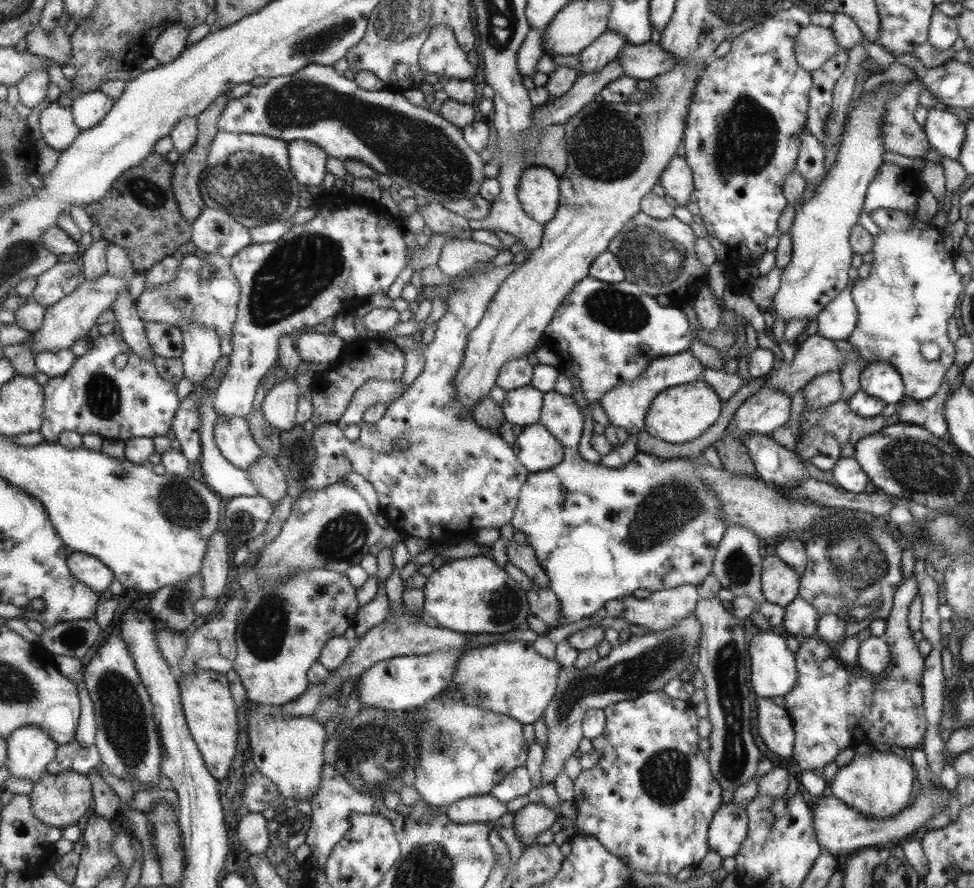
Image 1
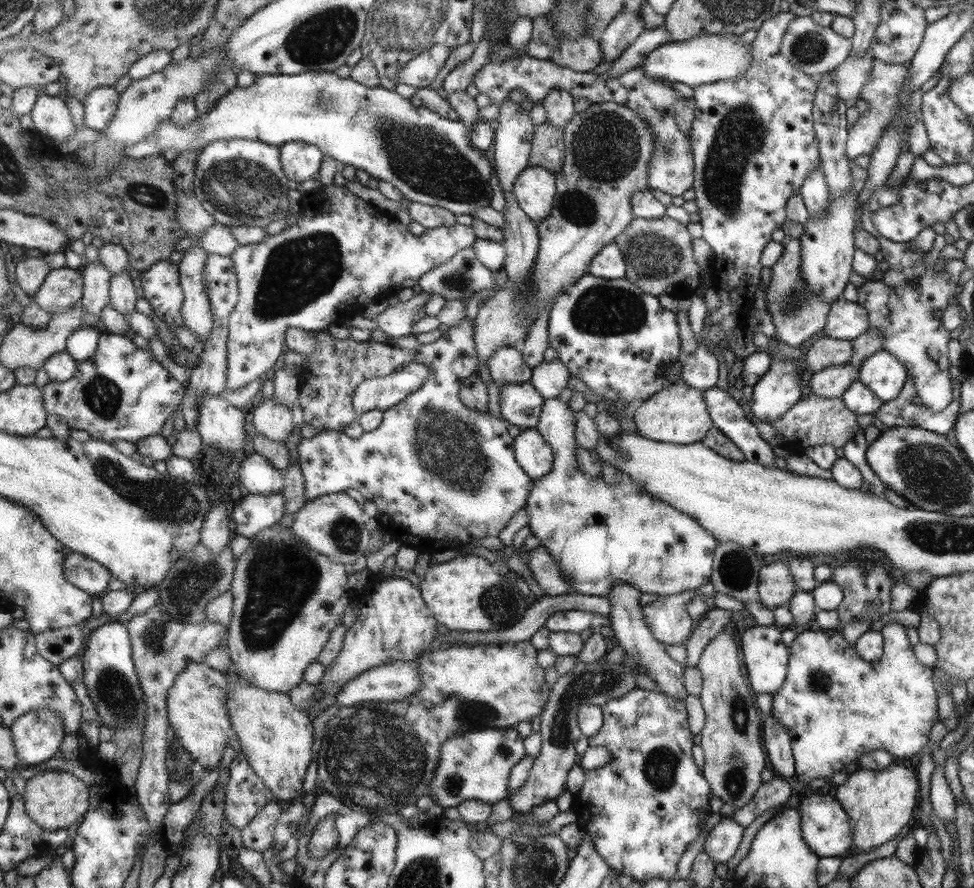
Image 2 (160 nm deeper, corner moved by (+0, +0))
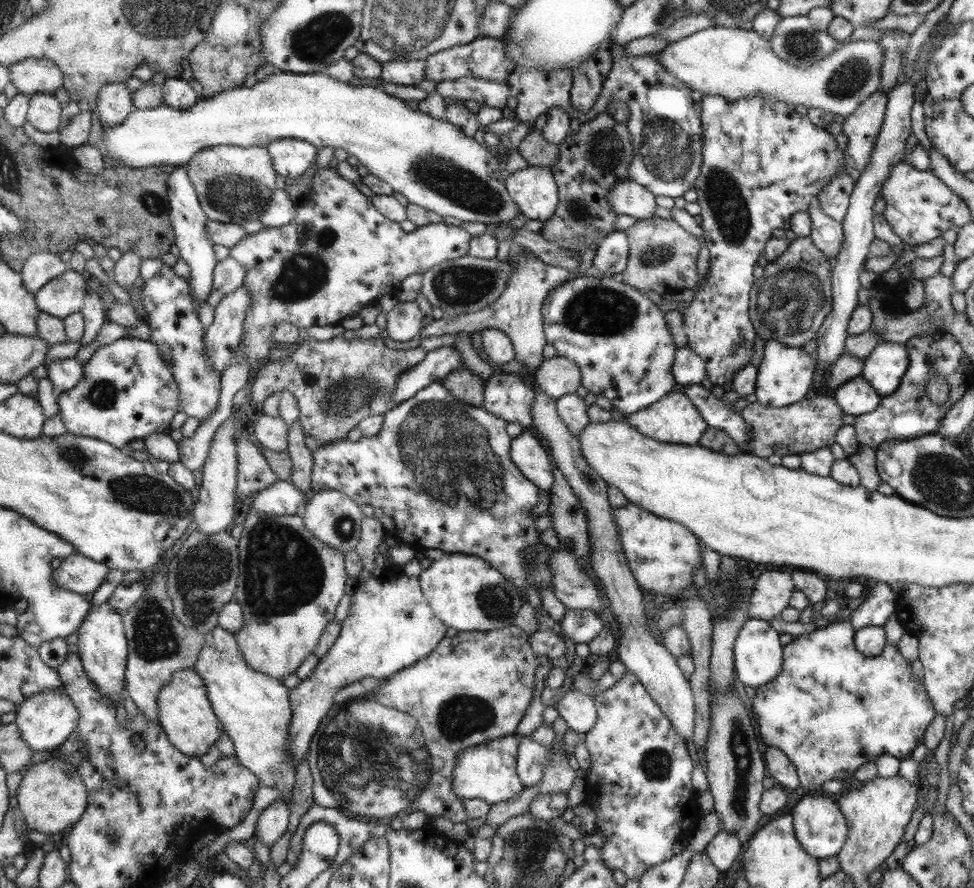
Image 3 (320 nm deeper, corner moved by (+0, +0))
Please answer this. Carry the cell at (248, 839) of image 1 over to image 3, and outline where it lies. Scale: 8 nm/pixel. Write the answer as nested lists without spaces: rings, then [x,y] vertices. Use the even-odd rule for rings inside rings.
[[[277,799],[261,813],[255,840],[263,841],[267,846],[275,844],[289,828],[289,803]]]

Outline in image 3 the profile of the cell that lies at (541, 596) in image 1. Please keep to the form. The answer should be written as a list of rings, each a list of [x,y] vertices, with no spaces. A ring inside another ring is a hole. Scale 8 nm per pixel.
[[[566,610],[558,622],[560,633],[578,645],[591,642],[607,624],[590,610]]]

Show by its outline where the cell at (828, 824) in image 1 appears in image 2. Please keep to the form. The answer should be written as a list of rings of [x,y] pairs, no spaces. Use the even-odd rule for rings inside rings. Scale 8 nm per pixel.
[[[807,797],[800,801],[797,812],[805,844],[819,858],[847,856],[852,846],[852,829],[841,804],[835,800],[811,802]]]

